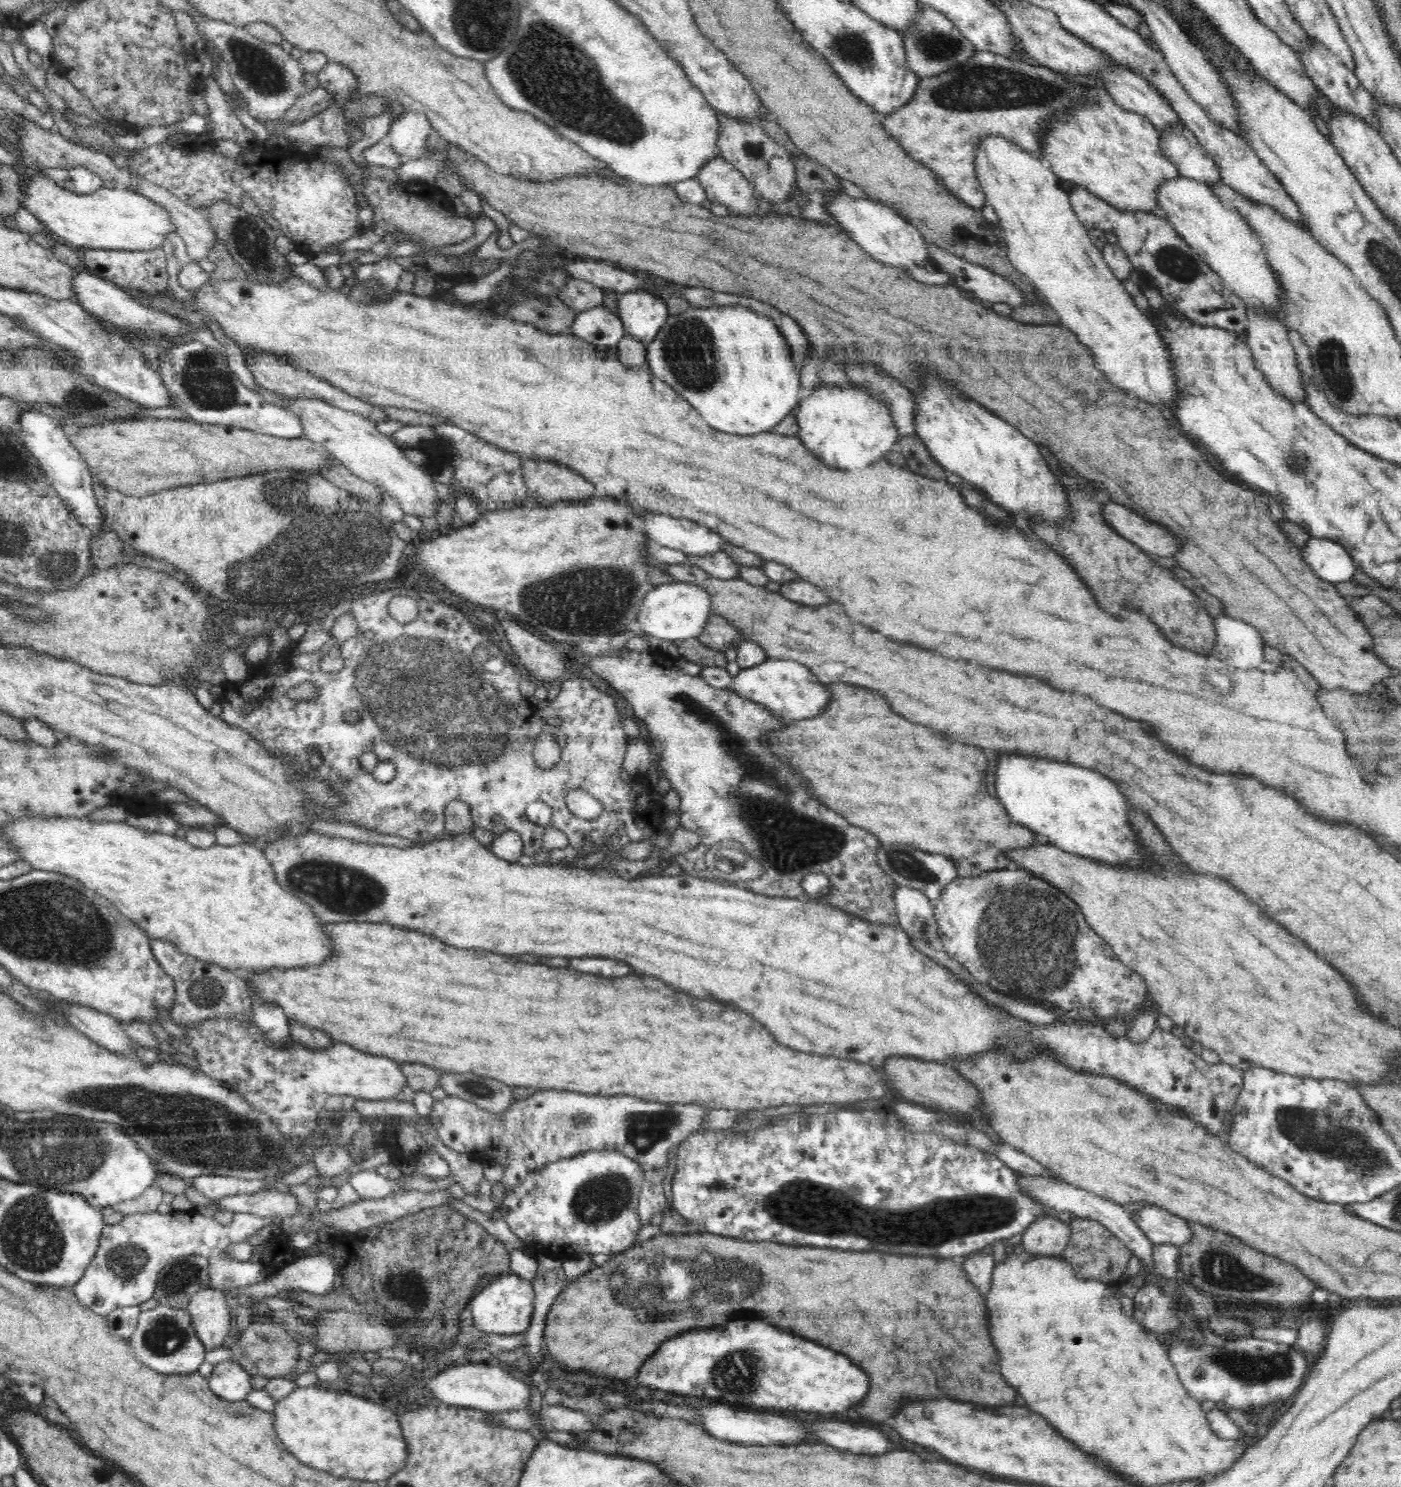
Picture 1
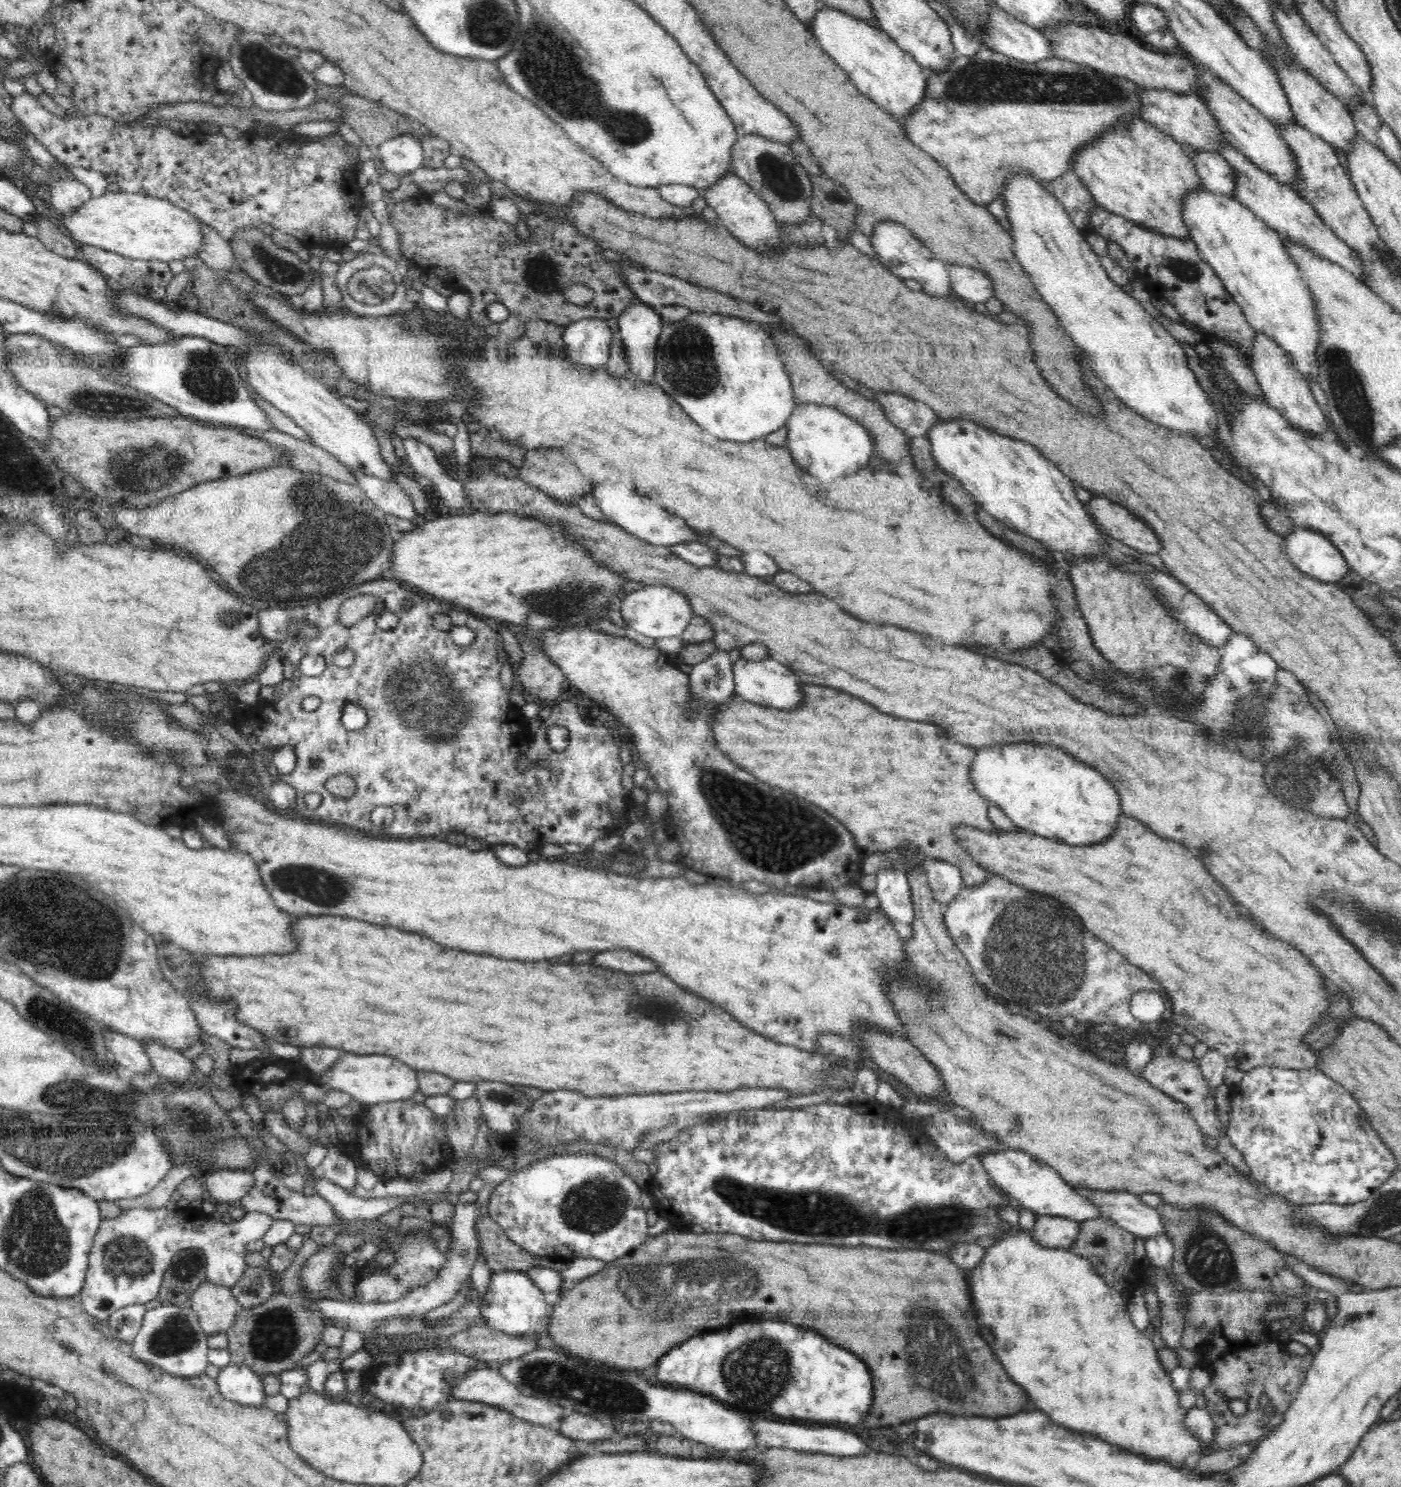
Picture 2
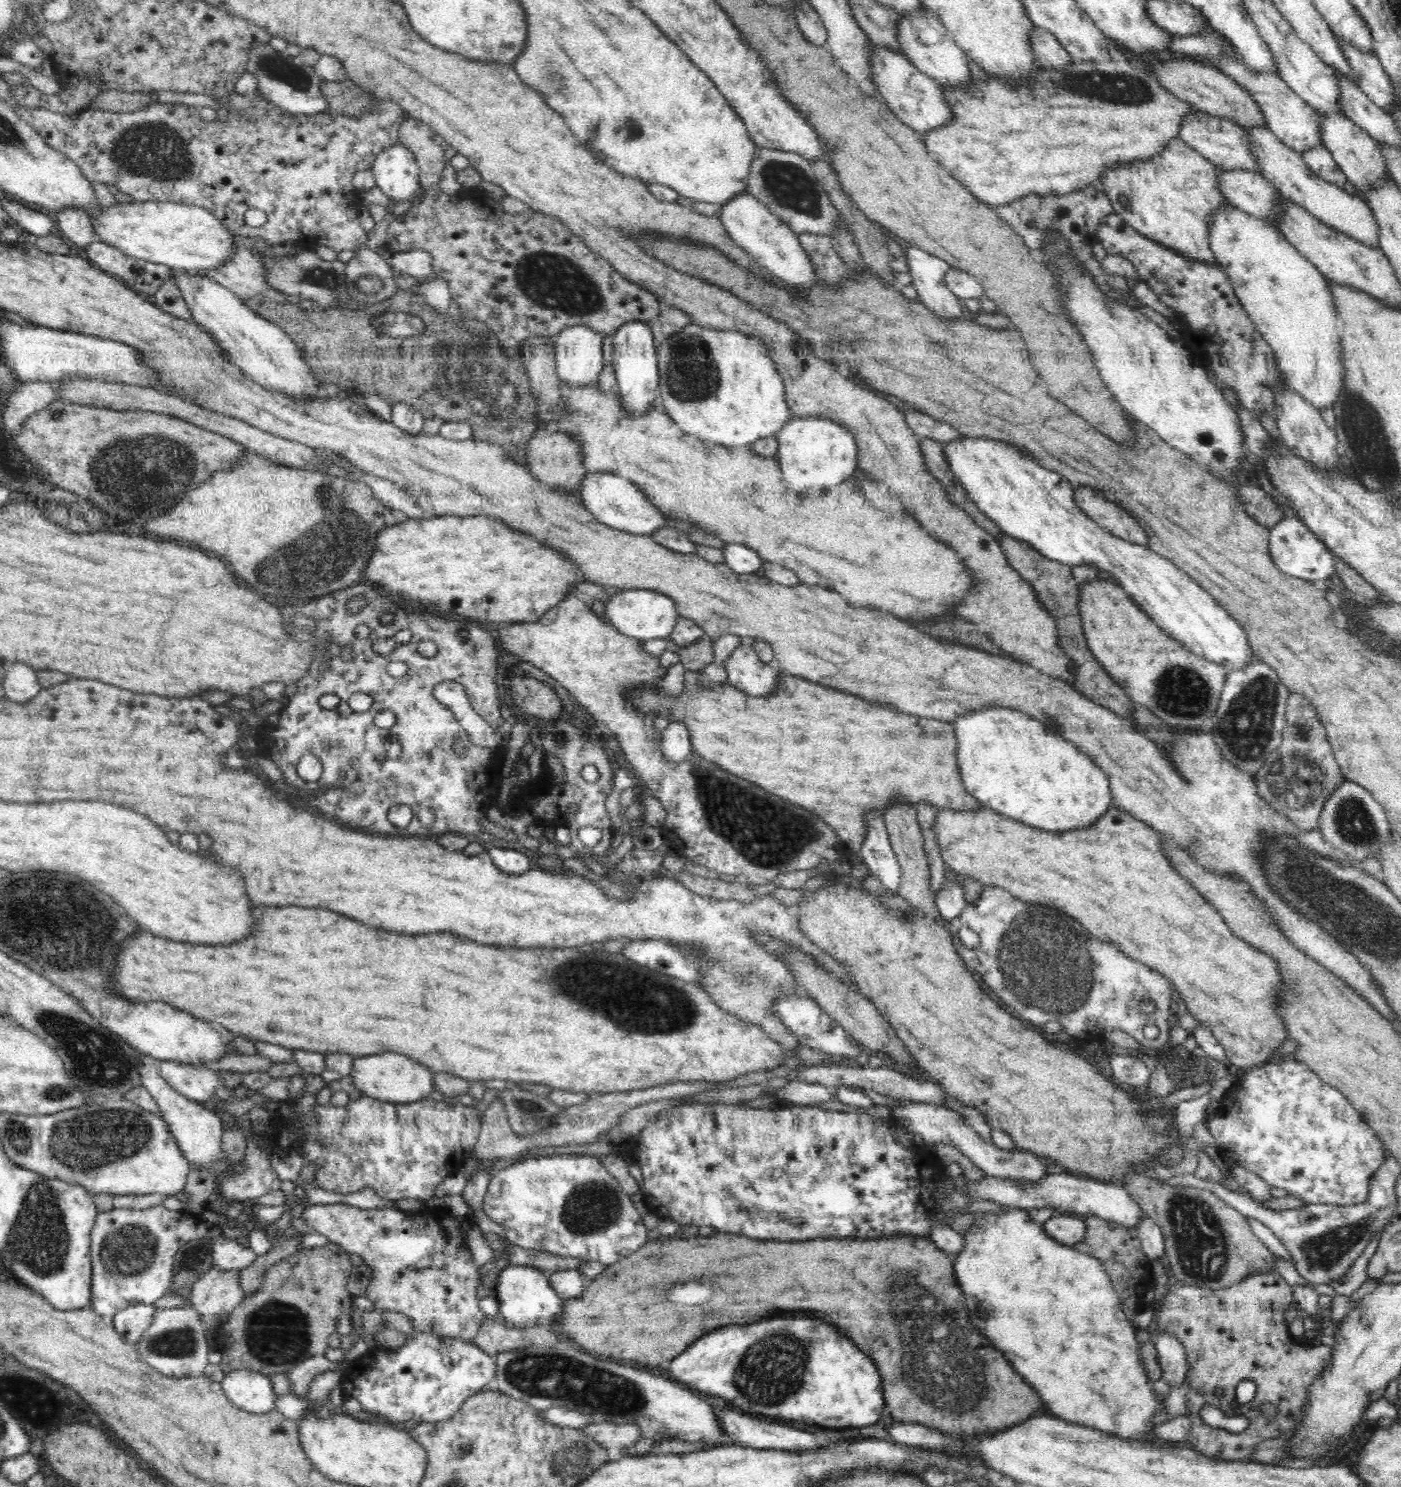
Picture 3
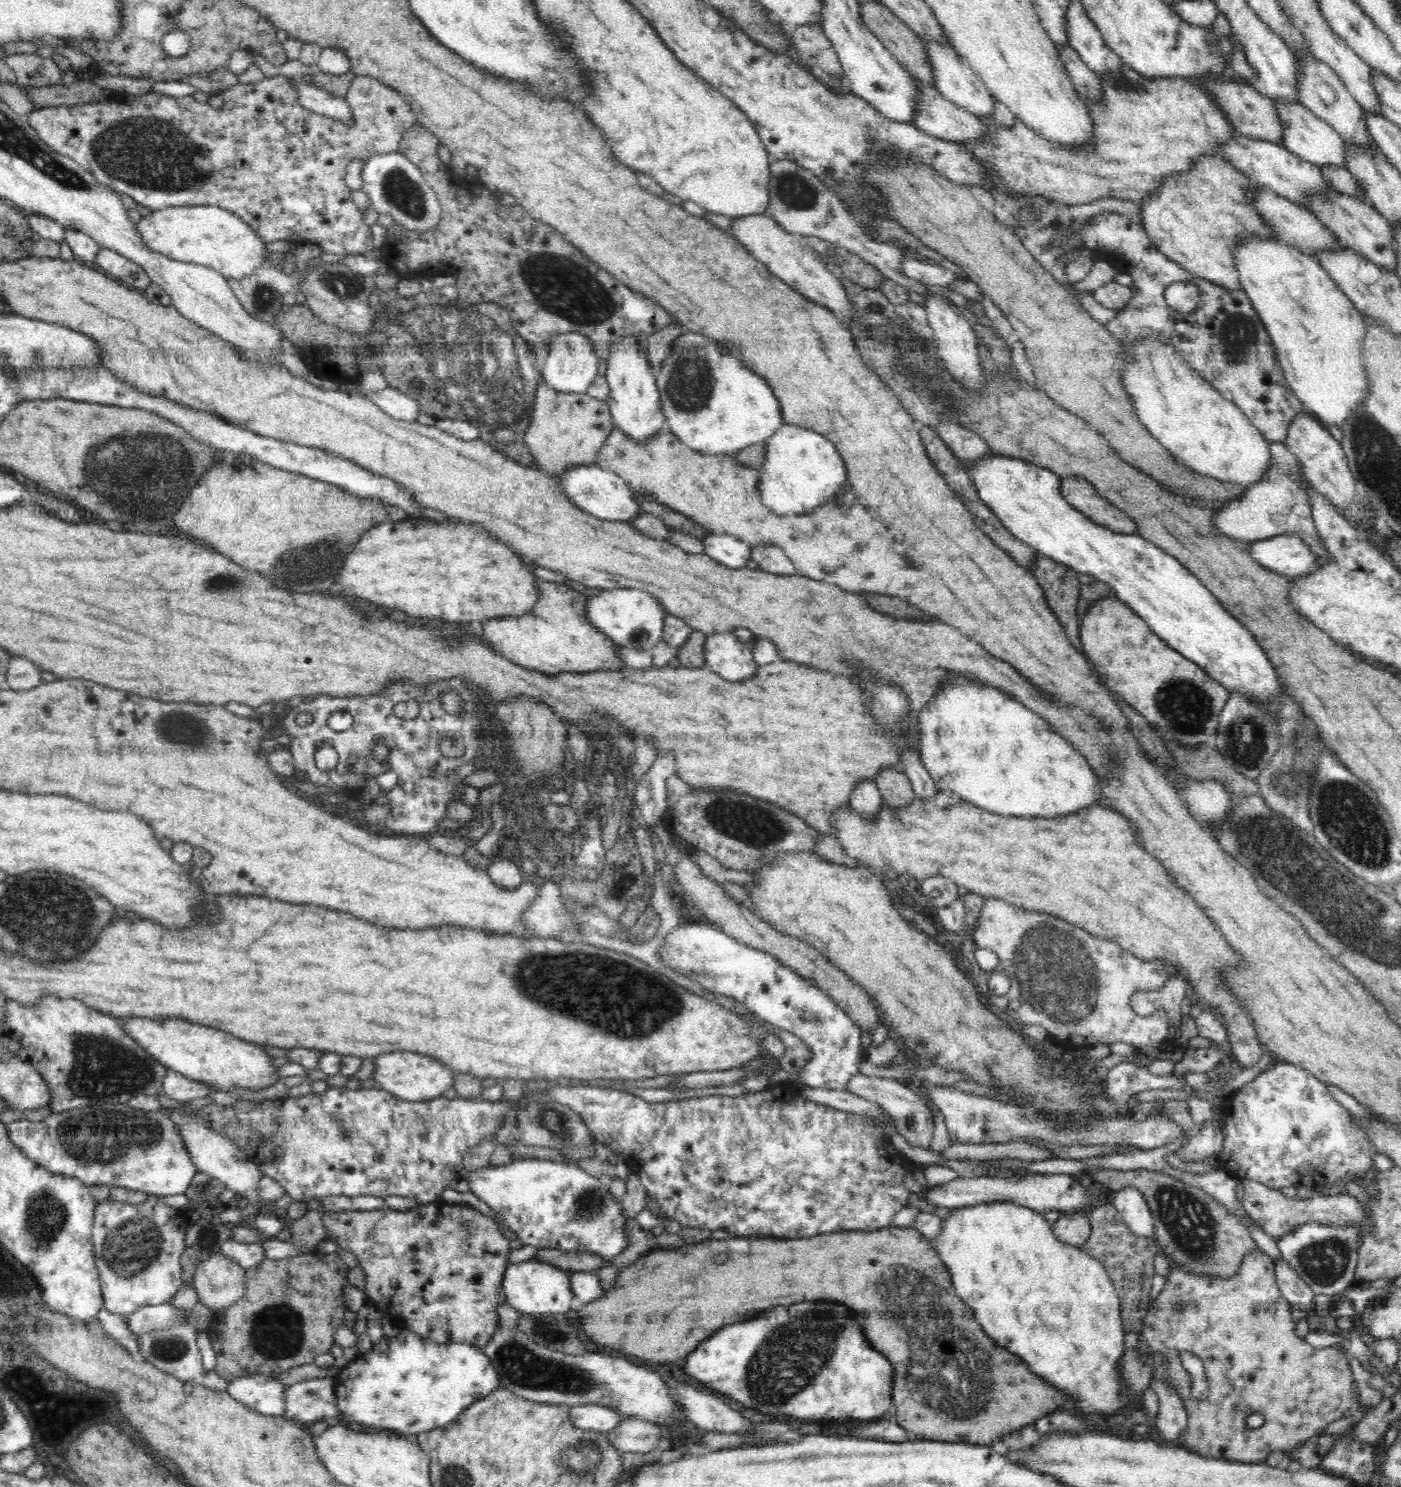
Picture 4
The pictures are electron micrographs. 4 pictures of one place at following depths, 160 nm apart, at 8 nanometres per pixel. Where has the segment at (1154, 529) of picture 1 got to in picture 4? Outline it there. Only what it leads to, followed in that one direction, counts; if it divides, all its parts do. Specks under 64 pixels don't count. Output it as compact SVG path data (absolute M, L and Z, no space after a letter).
M1062 477L1061 495L1092 522L1115 533L1137 534L1137 524L1123 510L1109 503L1093 486L1078 477Z

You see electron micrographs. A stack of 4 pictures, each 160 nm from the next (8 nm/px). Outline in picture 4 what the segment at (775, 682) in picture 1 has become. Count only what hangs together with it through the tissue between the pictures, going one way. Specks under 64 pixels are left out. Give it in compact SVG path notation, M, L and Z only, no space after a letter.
M733 631L706 635L703 653L707 668L729 682L754 678L759 667L753 661L751 645L740 641Z

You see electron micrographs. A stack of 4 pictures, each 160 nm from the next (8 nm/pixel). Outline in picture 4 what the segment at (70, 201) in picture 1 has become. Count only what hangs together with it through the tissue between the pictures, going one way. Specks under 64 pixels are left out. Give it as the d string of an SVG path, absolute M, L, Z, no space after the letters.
M178 206L154 211L135 222L146 247L170 260L216 270L227 279L240 280L271 263L262 238L242 218L216 206Z

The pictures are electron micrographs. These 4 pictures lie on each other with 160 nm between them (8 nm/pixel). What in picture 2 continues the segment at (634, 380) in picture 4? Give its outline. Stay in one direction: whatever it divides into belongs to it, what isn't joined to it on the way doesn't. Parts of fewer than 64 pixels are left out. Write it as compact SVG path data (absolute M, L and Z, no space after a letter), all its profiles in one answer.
M637 301L616 319L624 347L625 361L628 365L626 377L640 382L653 382L656 366L656 348L663 327L662 317L652 305Z

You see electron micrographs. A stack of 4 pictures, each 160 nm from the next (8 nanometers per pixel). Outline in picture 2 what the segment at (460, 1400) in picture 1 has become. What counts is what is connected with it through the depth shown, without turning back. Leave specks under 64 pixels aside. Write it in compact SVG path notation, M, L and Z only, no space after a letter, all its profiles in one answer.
M485 1365L478 1370L474 1370L474 1372L470 1372L468 1376L460 1376L452 1386L450 1398L490 1404L512 1413L516 1418L549 1428L555 1428L562 1422L562 1418L568 1415L568 1410L552 1404L550 1401L540 1400L533 1396L522 1396L519 1390L500 1374L498 1365Z

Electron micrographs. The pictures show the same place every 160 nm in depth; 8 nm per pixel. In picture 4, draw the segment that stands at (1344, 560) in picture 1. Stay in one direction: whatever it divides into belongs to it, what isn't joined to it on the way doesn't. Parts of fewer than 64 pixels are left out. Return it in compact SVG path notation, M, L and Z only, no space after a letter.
M1280 534L1249 544L1250 556L1260 566L1290 577L1318 568L1316 554L1296 534Z

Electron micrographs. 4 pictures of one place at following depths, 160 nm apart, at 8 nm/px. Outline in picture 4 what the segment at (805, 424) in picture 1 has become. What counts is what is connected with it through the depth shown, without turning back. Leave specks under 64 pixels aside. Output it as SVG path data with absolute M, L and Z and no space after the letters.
M783 423L765 440L765 447L766 458L761 464L764 472L760 478L758 494L764 506L776 510L776 514L806 514L804 510L816 510L832 494L836 494L846 480L847 468L836 445L817 431Z

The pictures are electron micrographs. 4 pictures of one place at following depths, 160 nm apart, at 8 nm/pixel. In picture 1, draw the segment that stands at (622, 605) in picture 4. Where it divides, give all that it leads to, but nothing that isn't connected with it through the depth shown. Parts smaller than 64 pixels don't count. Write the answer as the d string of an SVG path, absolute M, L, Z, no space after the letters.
M673 581L656 585L645 594L637 610L636 625L646 635L664 640L684 641L687 638L698 637L711 614L711 598L702 587L688 582Z

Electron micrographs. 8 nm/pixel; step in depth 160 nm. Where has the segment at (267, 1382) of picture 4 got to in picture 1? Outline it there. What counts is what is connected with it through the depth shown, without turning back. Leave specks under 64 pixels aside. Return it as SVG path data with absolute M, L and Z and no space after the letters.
M226 1360L214 1365L208 1386L220 1398L230 1402L246 1399L254 1390L252 1376L234 1360Z

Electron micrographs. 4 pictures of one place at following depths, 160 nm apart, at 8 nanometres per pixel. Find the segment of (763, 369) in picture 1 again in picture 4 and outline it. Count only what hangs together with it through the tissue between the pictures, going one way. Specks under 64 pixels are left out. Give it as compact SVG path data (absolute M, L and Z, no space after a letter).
M686 330L674 340L670 356L662 361L662 366L656 373L657 389L667 432L675 434L700 454L733 456L746 446L769 439L783 425L783 413L779 400L766 379L749 368L742 368L741 359L736 360L737 355L726 352L727 348L718 344L720 343L712 342L706 336Z

